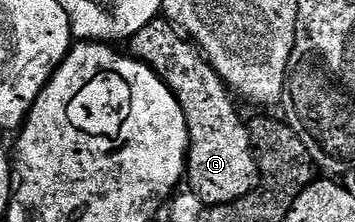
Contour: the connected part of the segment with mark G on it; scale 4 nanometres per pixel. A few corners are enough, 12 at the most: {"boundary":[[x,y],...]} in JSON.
{"boundary":[[167,19],[131,38],[188,117],[186,181],[213,206],[262,184],[249,122]]}

